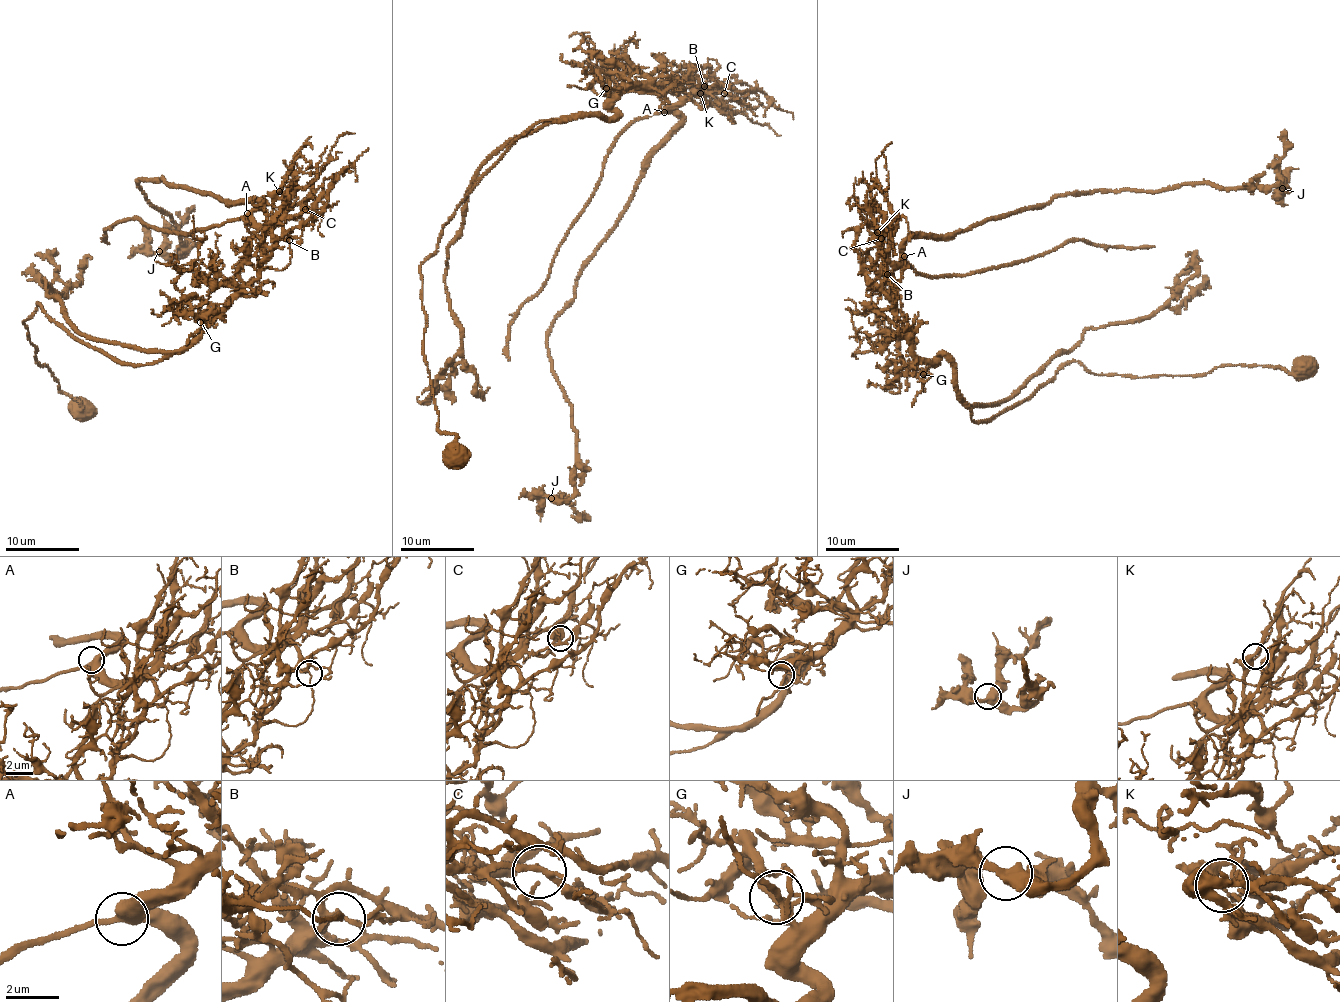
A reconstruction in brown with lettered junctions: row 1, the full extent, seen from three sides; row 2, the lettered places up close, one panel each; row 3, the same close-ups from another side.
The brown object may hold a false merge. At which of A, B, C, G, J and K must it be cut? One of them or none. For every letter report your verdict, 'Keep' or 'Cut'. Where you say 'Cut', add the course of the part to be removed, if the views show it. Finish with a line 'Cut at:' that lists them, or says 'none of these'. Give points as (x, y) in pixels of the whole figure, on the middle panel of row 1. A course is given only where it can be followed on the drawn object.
A: Keep
B: Cut. Course of the part to remove: (705, 86), (671, 109), (680, 119), (547, 337), (575, 439), (574, 495), (556, 499), (590, 519)
C: Keep
G: Keep
J: Keep
K: Keep
Cut at: B

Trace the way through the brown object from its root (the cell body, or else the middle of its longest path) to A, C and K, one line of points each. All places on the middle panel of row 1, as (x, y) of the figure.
A: (645, 90), (655, 86), (673, 92), (679, 99), (664, 112)
C: (645, 90), (658, 86), (681, 97), (714, 90), (724, 93)
K: (645, 90), (658, 86), (681, 97), (700, 93)

